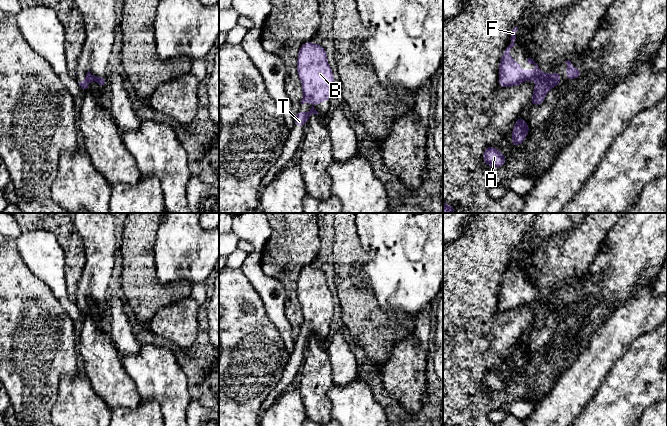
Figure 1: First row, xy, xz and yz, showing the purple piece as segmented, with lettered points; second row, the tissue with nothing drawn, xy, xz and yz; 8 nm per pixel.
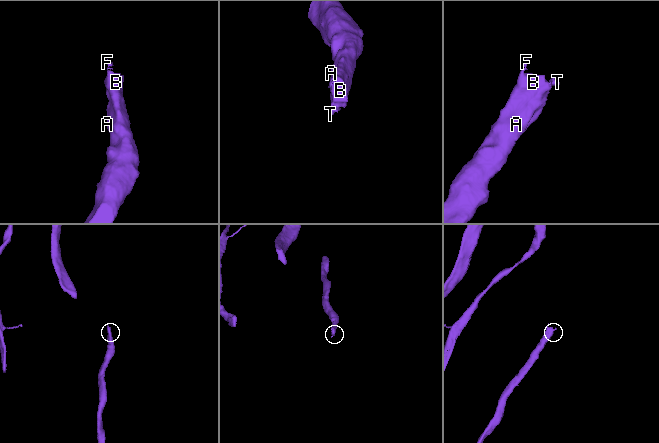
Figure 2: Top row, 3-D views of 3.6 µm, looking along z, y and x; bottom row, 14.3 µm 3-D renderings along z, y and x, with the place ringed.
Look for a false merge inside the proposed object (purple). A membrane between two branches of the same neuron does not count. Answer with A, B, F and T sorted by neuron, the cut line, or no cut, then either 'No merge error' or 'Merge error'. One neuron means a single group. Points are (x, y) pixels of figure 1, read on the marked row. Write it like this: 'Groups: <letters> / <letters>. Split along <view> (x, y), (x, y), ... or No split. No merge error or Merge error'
Groups: A B F T. No split. No merge error

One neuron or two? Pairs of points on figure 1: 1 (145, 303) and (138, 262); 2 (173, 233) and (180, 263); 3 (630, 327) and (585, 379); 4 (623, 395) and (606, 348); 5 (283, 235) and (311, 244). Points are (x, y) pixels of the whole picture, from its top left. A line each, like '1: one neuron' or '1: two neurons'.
1: one neuron
2: one neuron
3: one neuron
4: two neurons
5: one neuron

